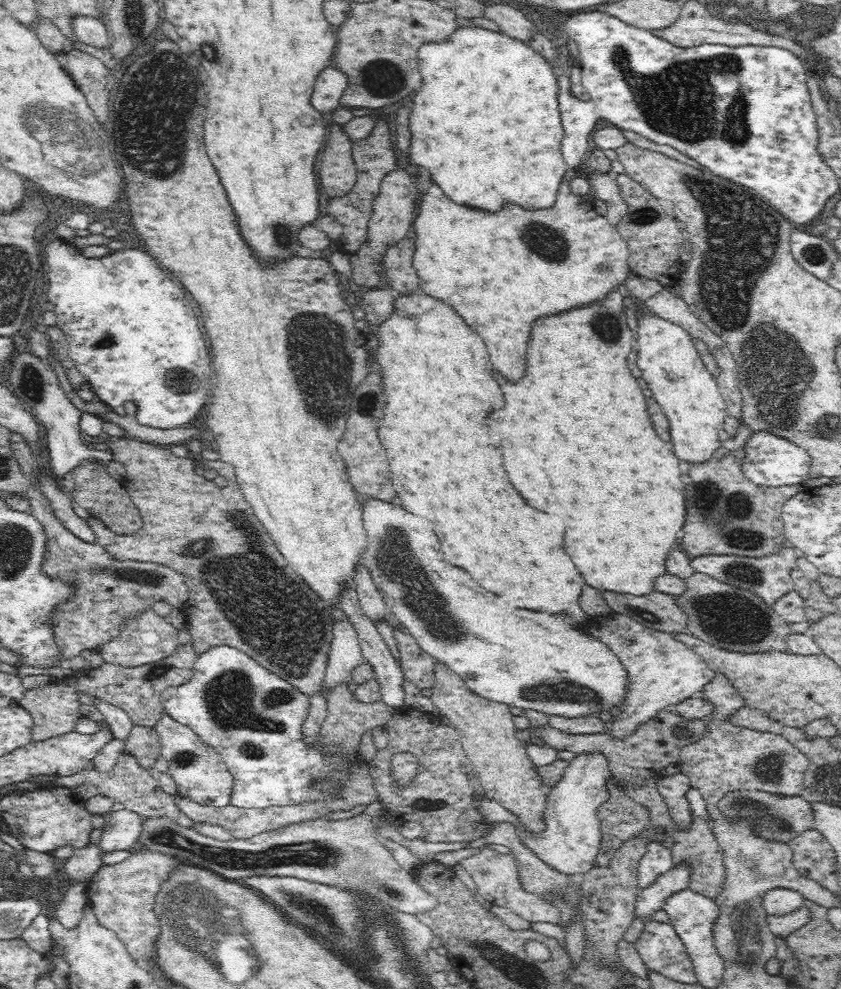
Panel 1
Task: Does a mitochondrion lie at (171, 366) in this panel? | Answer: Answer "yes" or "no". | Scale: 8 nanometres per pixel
yes

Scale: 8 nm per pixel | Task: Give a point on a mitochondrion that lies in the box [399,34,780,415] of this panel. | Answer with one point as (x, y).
(682, 103)

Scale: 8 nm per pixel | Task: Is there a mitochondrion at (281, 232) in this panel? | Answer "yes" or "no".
yes

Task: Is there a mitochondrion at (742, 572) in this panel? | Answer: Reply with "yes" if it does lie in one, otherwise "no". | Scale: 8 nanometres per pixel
yes

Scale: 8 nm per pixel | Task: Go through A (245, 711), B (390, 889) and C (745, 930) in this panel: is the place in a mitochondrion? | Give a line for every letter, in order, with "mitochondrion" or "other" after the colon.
A: mitochondrion
B: mitochondrion
C: mitochondrion

